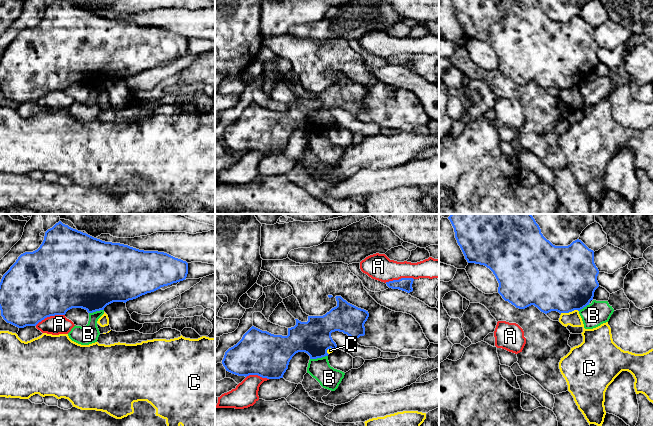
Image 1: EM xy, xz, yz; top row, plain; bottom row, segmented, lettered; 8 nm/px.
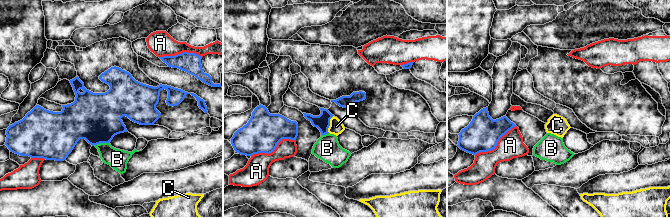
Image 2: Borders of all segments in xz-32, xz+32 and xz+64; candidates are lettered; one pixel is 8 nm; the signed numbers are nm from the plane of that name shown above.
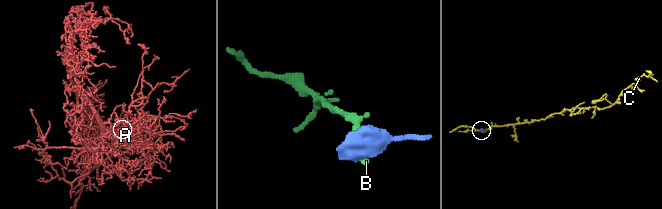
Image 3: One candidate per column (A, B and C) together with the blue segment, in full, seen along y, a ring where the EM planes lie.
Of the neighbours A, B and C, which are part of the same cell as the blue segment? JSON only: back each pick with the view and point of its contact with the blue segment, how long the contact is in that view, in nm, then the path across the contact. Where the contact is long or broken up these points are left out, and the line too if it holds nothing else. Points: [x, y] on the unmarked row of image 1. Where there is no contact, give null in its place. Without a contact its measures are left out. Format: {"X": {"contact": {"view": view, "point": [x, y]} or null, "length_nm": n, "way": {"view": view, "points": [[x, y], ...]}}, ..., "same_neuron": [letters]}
{"same_neuron": []}

